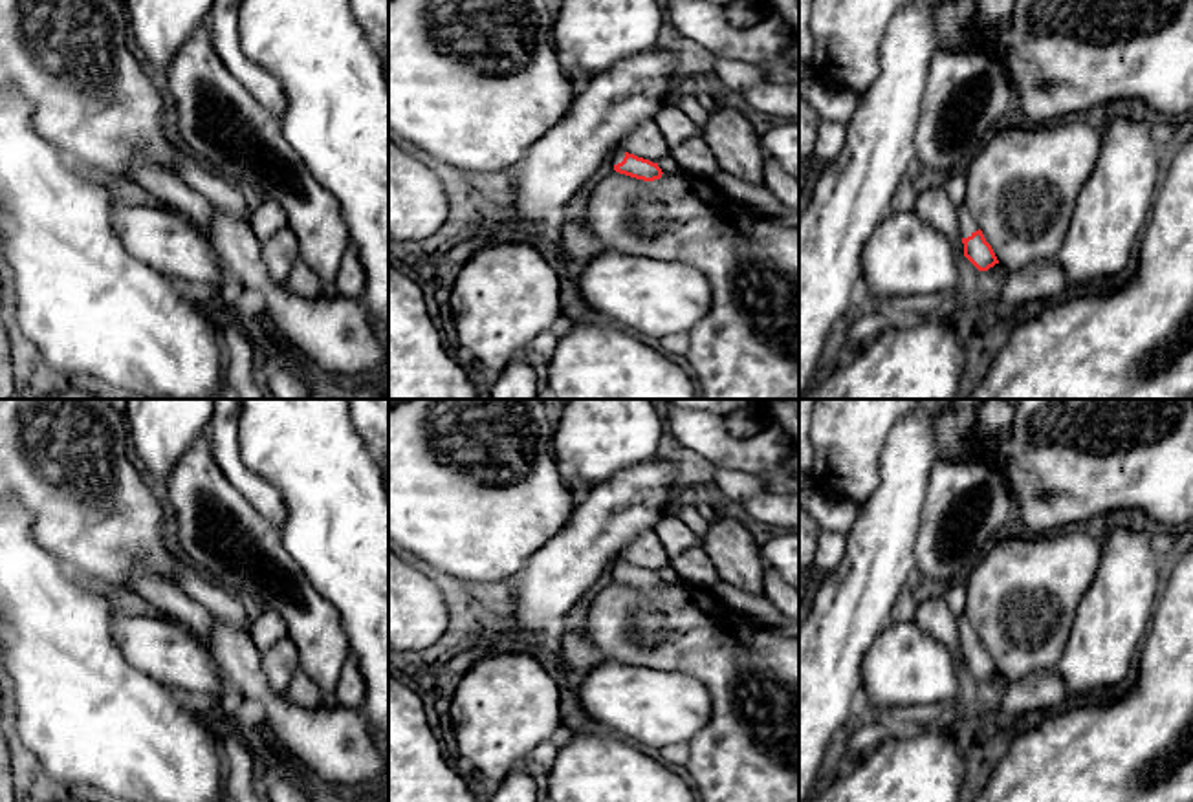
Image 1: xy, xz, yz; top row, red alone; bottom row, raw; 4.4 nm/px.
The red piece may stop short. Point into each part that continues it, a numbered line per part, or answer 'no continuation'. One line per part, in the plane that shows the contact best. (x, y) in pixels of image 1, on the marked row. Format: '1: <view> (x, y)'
1: yz (966, 222)

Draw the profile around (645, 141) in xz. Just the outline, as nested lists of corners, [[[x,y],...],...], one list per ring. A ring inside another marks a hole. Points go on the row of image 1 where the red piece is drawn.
[[[643,121],[623,143],[621,148],[638,157],[656,163],[671,156],[671,148],[654,121]]]

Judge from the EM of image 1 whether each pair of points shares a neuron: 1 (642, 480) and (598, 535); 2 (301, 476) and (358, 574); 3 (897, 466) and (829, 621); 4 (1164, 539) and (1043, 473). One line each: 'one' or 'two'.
1: one
2: one
3: one
4: two

